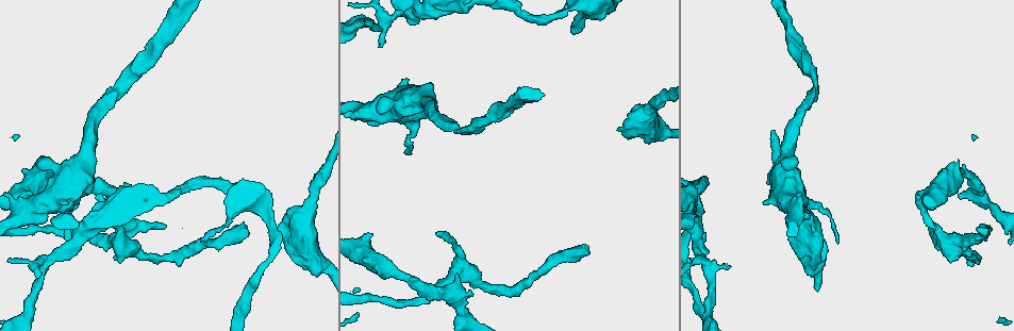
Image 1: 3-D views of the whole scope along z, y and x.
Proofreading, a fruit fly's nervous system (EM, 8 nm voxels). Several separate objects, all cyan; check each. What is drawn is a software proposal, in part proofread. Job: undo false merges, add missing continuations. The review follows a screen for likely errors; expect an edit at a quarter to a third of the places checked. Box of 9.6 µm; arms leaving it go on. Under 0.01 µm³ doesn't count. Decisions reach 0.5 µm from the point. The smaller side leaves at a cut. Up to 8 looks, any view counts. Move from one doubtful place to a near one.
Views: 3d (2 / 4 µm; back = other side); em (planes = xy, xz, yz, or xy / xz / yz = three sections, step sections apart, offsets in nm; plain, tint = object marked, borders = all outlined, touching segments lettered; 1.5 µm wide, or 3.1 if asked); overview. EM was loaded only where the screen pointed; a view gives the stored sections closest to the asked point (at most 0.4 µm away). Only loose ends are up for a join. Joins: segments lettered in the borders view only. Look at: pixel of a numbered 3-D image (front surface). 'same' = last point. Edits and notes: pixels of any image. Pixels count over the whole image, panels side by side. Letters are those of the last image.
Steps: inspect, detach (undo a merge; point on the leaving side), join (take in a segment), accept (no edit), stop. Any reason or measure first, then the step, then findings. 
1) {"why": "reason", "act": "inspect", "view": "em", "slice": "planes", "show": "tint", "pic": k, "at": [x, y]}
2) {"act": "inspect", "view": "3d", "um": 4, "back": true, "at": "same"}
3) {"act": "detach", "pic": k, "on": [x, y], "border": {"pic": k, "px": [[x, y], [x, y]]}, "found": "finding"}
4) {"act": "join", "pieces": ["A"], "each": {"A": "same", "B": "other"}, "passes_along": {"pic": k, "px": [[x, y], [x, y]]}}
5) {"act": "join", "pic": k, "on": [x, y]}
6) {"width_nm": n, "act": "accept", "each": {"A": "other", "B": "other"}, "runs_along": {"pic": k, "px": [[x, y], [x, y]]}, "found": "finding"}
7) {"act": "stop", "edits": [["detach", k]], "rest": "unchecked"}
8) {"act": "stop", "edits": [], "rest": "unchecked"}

{"why": "three-way junction", "act": "inspect", "view": "em", "slice": "planes", "show": "borders", "pic": 1, "at": [387, 19]}

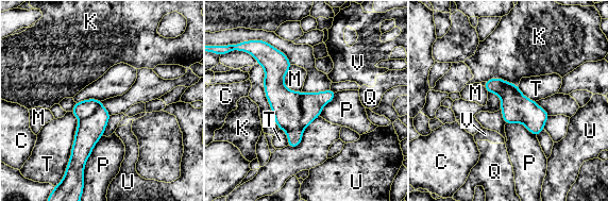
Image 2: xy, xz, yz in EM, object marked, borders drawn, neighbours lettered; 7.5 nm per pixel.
{"act": "detach", "pic": 2, "on": [285, 104], "each": {"C": "other", "K": "other", "M": "other", "P": "other", "Q": "other", "T": "other", "U": "other", "V": "other"}, "part_leaving": {"pic": 2, "px": [[270, 50], [293, 145]]}, "found": "a second neuron is stuck on"}

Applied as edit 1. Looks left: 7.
{"why": "sudden change in width", "act": "inspect", "view": "3d", "um": 4, "pic": 1, "at": [84, 161]}

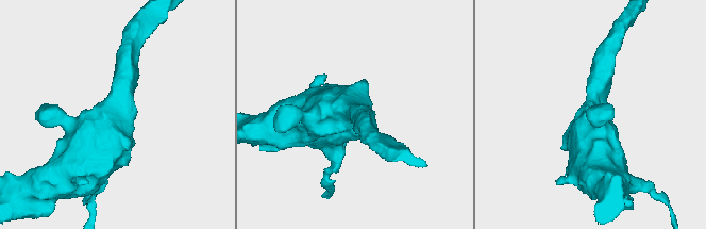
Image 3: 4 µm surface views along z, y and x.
{"act": "inspect", "view": "em", "slice": "yz", "step": 4, "show": "tint", "pic": 3, "at": [121, 111]}

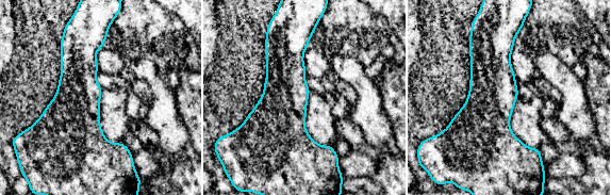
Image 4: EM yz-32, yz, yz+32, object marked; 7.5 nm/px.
{"why": "what lies round it", "act": "inspect", "view": "em", "slice": "yz", "step": 4, "show": "borders", "at": "same"}

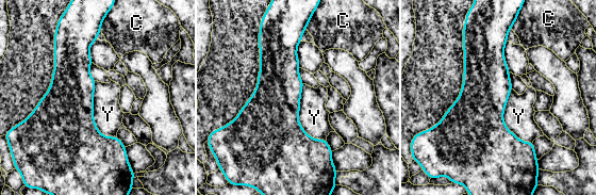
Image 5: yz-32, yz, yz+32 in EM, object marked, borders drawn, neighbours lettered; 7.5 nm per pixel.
{"act": "accept", "each": {"C": "other", "Y": "other"}, "border": {"pic": 5, "px": [[303, 84], [299, 124], [326, 140]]}, "found": "one neuron here"}

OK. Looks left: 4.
{"act": "inspect", "view": "em", "slice": "planes", "show": "plain", "pic": 1, "at": [383, 268]}

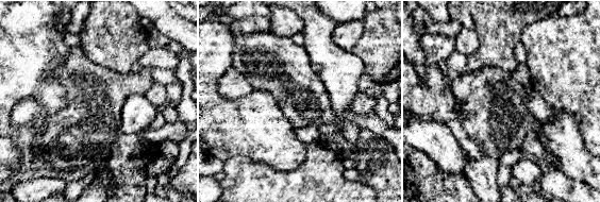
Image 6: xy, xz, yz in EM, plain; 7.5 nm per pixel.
{"act": "inspect", "view": "em", "slice": "planes", "show": "borders", "at": "same"}

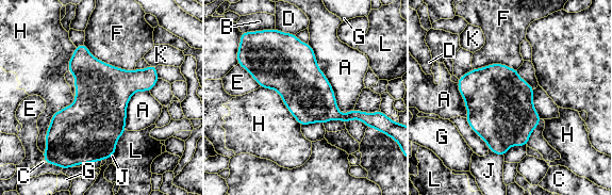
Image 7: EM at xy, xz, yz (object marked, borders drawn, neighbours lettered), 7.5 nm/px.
{"width_nm": 380, "act": "accept", "each": {"A": "other", "B": "other", "C": "other", "D": "other", "E": "other", "F": "other", "G": "other", "H": "other", "J": "other", "K": "other", "L": "other"}, "found": "one neuron here"}

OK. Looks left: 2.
{"act": "stop", "edits": [["detach", 2]], "rest": "unchecked"}

